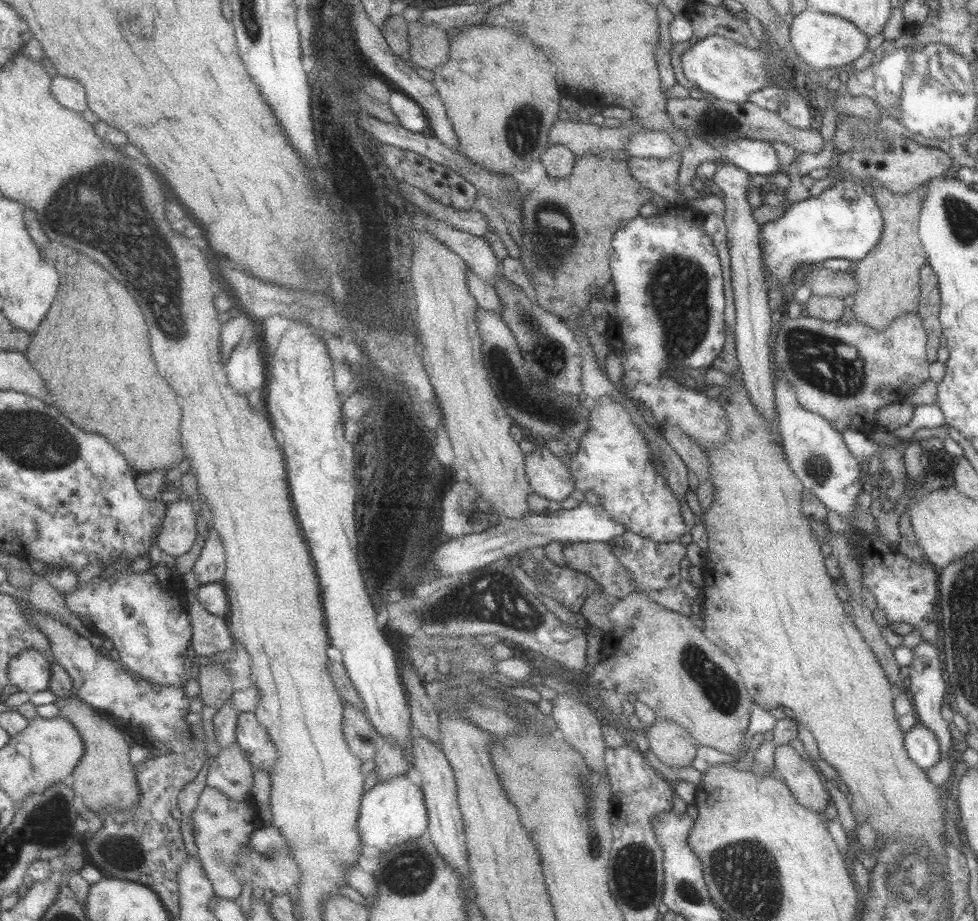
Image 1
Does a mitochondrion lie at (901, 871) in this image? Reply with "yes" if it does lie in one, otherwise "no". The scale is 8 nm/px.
yes

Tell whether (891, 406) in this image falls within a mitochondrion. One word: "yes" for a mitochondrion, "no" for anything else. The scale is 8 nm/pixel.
no

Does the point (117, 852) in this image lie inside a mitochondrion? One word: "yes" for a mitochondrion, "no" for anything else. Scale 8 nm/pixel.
yes

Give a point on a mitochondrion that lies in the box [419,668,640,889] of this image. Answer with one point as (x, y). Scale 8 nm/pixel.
(593, 838)

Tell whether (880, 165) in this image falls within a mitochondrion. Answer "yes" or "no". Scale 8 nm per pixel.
no

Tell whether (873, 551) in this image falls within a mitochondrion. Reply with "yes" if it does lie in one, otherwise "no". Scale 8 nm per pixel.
no

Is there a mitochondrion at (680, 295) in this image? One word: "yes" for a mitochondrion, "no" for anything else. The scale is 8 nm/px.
yes

